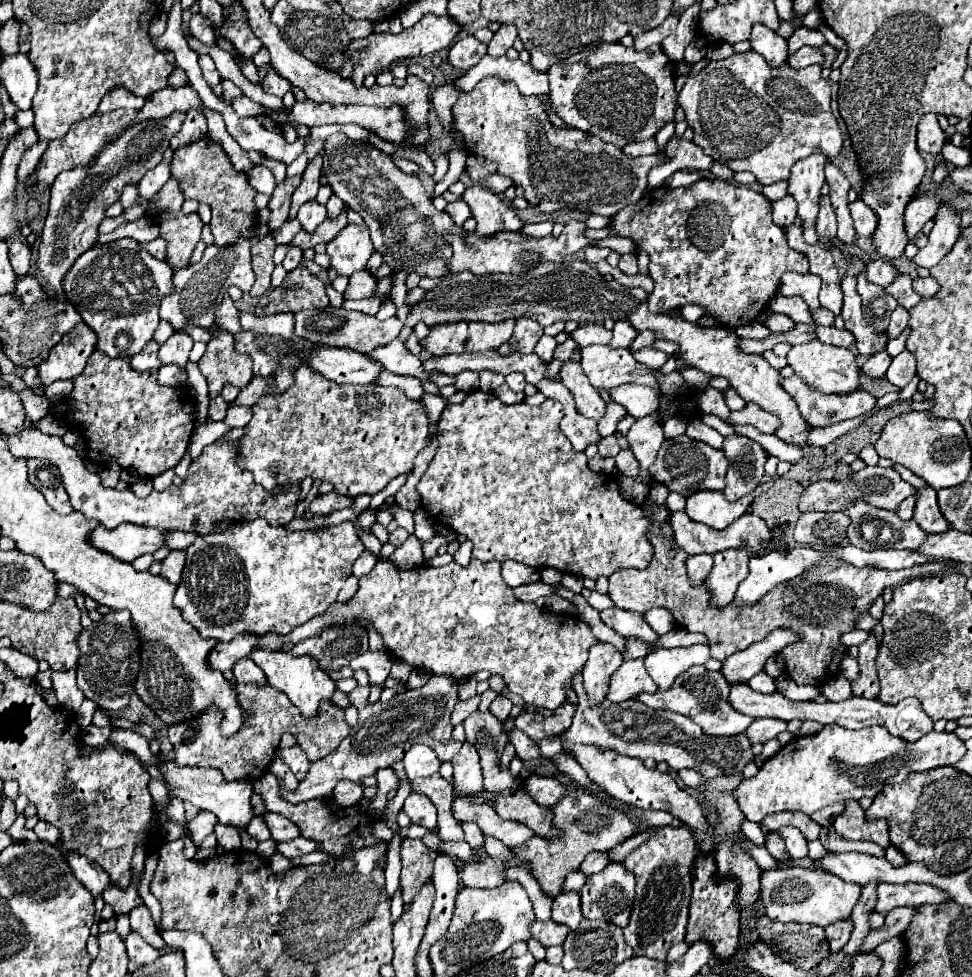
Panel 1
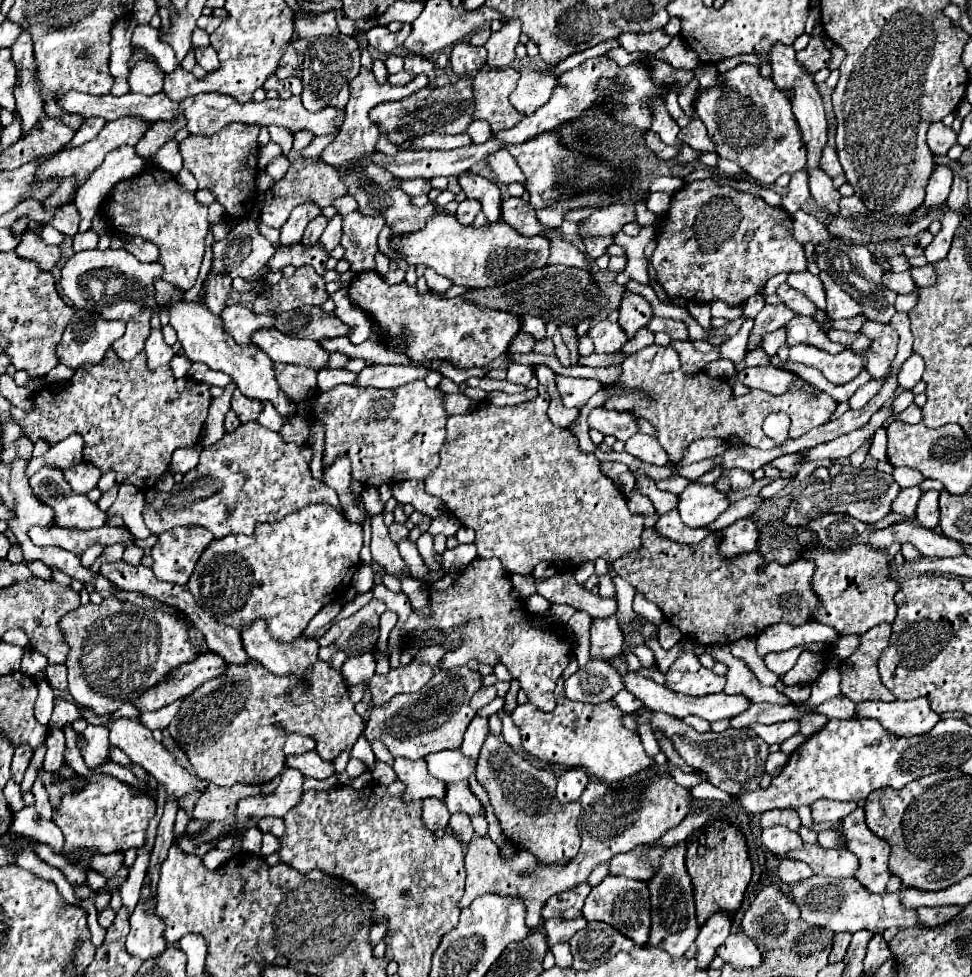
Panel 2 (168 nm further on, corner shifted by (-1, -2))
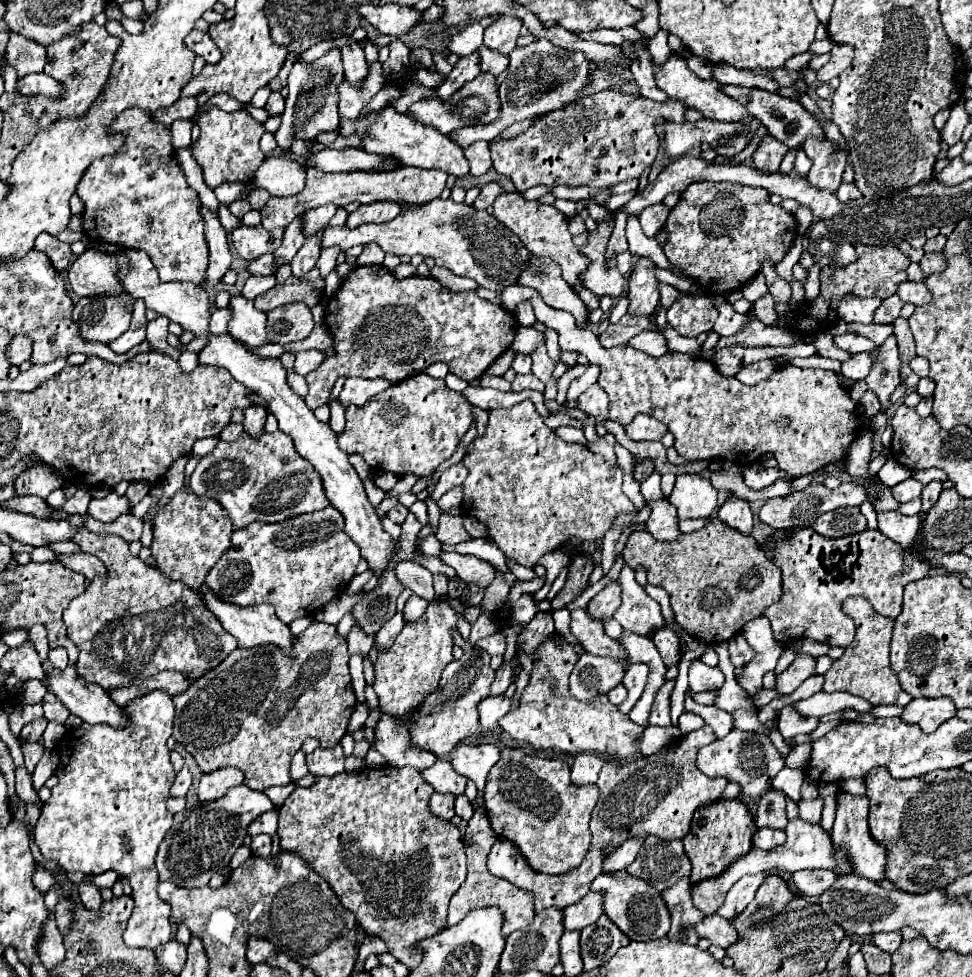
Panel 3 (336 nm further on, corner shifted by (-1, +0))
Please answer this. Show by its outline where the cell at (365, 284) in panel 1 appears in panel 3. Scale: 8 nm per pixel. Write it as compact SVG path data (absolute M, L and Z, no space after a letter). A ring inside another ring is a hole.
M356 267L344 281L338 293L326 307L324 323L334 335L334 351L336 355L324 359L324 363L306 375L308 381L308 395L304 397L308 409L316 409L328 403L328 395L340 375L344 377L364 377L376 379L384 377L392 383L406 379L412 371L426 369L430 363L442 361L448 365L450 373L458 375L464 381L472 381L482 377L482 373L492 365L492 361L510 349L518 321L516 317L506 311L502 305L492 301L480 299L474 291L454 293L444 289L432 277L418 277L412 275L408 279L396 279L386 267Z

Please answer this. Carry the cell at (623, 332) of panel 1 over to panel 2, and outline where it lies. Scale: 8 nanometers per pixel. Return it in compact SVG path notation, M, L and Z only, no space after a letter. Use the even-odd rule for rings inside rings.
M630 289L624 291L622 303L620 303L620 327L626 331L628 337L634 337L634 333L644 327L654 317L652 305L638 293L632 293Z

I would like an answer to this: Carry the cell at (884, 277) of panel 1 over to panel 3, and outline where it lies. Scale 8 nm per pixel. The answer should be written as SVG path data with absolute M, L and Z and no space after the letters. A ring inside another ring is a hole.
M904 281L898 285L896 295L904 301L904 303L914 303L914 305L926 305L930 301L930 291L926 289L926 285L920 281Z

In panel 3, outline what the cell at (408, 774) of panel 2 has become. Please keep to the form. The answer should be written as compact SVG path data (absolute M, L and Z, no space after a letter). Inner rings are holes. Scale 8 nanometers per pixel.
M380 713L380 721L374 729L374 735L376 735L374 747L378 749L378 753L384 755L390 767L396 769L412 767L422 773L424 769L436 763L436 755L410 747L408 731L406 729L396 731L396 719L392 715ZM404 749L412 749L412 751L404 751Z

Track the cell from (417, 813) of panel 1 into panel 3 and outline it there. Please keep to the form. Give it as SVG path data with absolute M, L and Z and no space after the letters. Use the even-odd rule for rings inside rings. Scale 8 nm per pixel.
M434 793L432 799L430 799L430 813L444 819L444 821L450 821L454 817L454 799L450 793L442 795L442 793Z

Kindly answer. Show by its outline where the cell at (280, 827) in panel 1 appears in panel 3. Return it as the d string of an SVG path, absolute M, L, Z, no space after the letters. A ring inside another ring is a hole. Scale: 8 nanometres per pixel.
M266 811L264 815L260 815L256 821L252 821L252 825L248 827L248 833L250 835L260 835L260 833L266 833L266 835L274 835L276 833L276 827L278 827L278 811Z

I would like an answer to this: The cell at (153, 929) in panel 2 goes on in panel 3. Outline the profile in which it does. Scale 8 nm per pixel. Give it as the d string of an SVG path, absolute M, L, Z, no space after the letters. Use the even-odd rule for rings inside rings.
M152 691L132 701L126 707L126 713L130 713L130 723L124 729L82 723L78 729L70 729L70 733L66 731L64 739L58 743L60 767L56 775L60 783L52 789L52 797L42 807L42 815L34 829L34 841L46 859L60 863L68 873L82 871L86 875L98 875L106 869L112 869L118 875L126 875L132 885L134 911L124 931L124 943L128 947L156 949L172 939L170 905L156 893L158 871L154 859L160 841L172 825L166 799L170 797L168 791L174 783L176 771L168 757L166 739L172 735L174 703L168 695Z

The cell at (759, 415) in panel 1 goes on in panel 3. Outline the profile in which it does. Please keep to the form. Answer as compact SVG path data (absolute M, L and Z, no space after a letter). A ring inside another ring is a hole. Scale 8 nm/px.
M510 285L502 291L502 305L508 311L516 311L520 303L528 301L534 307L534 315L540 323L546 327L558 331L560 335L560 349L562 351L580 351L588 357L590 363L600 365L600 387L608 393L610 407L608 417L612 421L618 421L620 425L626 425L632 421L634 415L646 413L662 421L668 431L674 435L674 449L684 461L696 461L696 459L728 459L736 463L738 467L744 467L748 463L758 461L764 453L772 453L778 459L780 469L788 471L790 475L806 475L812 473L828 463L836 463L846 459L848 445L854 441L858 433L858 407L850 401L850 395L846 389L842 389L834 377L834 371L822 371L822 369L800 369L800 367L778 367L776 373L768 381L762 381L760 385L748 387L740 383L736 377L724 377L718 373L718 369L706 361L696 357L684 357L682 353L666 353L662 357L652 357L644 351L620 345L614 349L604 349L596 335L590 329L580 329L568 311L554 309L544 303L540 293L530 287L522 285ZM776 415L788 415L790 425L788 429L778 429L774 425Z

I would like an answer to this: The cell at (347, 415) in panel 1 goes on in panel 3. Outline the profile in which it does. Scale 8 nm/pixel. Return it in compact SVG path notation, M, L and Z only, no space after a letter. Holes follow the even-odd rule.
M418 375L408 377L400 381L398 385L388 387L380 393L378 401L368 401L368 405L346 407L346 427L338 435L338 447L346 451L348 455L358 453L362 459L372 465L372 471L376 473L392 473L396 477L404 477L408 473L418 477L428 477L436 471L436 467L450 459L456 451L458 441L472 425L472 413L470 403L462 393L456 393L446 387L444 379L434 379L430 375Z

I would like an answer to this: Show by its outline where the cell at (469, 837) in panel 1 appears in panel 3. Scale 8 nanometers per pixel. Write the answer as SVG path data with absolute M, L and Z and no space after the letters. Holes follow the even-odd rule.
M460 795L460 797L456 799L456 815L462 817L462 821L470 821L470 819L472 819L474 811L472 811L466 795Z

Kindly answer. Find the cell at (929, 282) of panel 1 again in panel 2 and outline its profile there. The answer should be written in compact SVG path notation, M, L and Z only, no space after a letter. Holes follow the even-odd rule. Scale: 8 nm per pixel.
M926 263L924 267L912 267L910 273L918 287L928 287L928 285L936 283L936 271L934 271L932 263Z

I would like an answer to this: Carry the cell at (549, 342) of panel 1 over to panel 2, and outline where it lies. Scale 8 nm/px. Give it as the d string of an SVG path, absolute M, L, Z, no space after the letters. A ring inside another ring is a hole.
M522 315L522 319L524 319L522 329L526 333L530 333L534 339L544 339L546 337L546 325L544 325L542 319L536 319L534 315Z

